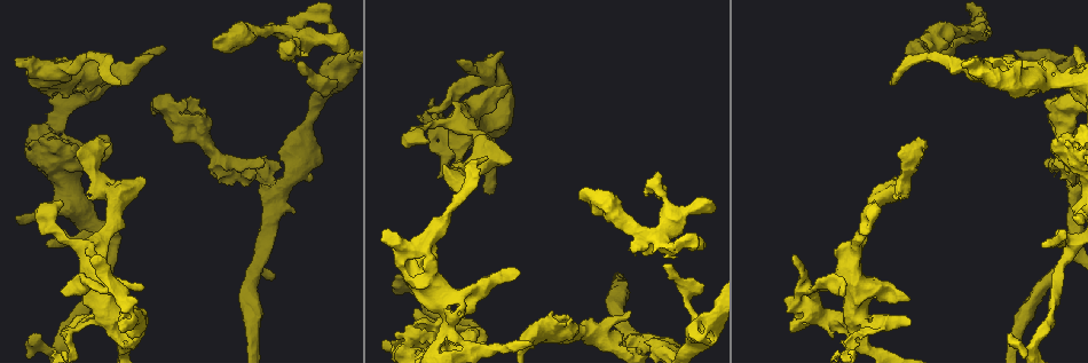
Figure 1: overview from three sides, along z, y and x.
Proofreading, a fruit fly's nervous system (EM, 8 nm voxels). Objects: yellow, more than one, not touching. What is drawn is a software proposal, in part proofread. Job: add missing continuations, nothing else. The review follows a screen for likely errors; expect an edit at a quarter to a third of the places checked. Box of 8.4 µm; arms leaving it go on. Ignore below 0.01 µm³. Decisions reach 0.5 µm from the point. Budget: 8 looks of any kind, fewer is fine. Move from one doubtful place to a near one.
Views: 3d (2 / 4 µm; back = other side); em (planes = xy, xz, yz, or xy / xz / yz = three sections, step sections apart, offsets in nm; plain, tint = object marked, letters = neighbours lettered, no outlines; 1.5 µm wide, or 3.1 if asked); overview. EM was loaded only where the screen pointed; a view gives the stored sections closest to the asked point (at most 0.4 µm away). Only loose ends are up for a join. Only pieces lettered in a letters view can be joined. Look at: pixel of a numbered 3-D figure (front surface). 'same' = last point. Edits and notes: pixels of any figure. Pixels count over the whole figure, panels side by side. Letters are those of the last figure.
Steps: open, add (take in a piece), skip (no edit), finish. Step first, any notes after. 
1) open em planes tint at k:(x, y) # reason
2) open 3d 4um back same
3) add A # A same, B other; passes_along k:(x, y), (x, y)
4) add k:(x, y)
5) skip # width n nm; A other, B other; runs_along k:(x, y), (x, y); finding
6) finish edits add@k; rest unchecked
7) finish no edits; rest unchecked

open 3d 4um at 1:(488, 158) # long arm stops here

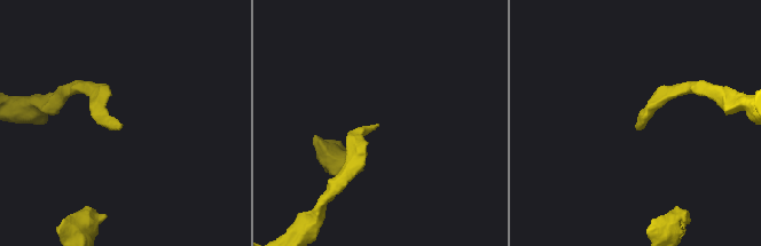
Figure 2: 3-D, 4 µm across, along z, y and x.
open em planes letters at 2:(375, 126)

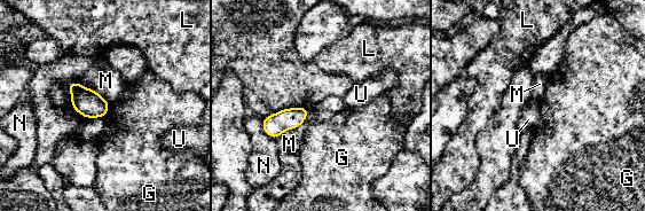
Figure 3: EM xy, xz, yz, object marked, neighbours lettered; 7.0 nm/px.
skip # G other, L other, M other, N other, U other; border 3:(108, 101), (108, 111), (100, 117); none of them fits

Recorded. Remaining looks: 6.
open em xz step 4 letters at 1:(148, 53) # branch stops here

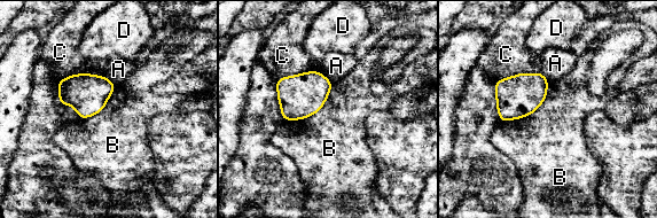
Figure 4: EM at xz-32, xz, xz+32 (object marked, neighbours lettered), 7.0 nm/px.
skip # width 160 nm; A other, B other, C other, D other; border 4:(75, 74), (95, 74), (104, 77); none of them fits

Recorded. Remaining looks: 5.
open em planes tint at 1:(633, 248) # branch stops here

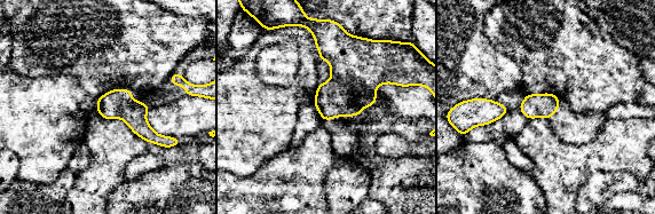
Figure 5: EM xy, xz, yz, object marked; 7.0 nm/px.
open em planes letters same

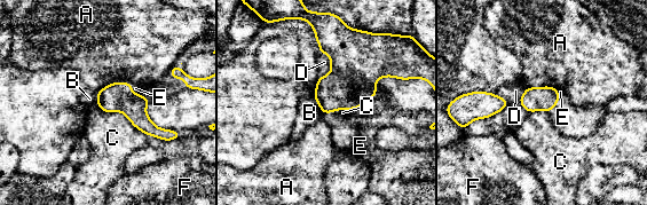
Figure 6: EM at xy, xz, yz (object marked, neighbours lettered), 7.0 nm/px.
add E # width 170 nm; A other, B other, C other, D other, E same, F other; passes_along 6:(117, 96), (131, 85), (135, 88); the neuron continues

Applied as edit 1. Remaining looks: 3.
finish edits add@6; rest unchecked

